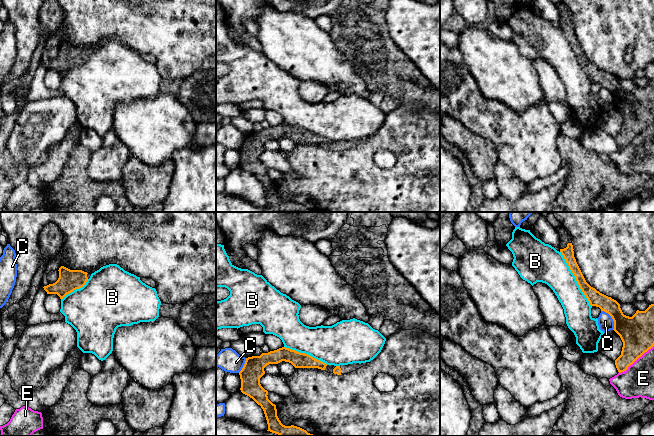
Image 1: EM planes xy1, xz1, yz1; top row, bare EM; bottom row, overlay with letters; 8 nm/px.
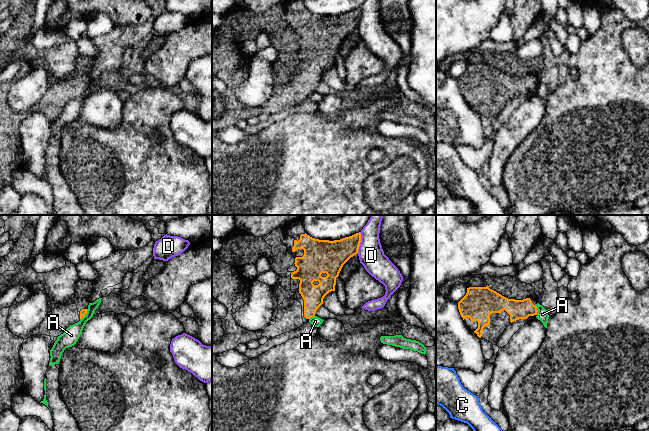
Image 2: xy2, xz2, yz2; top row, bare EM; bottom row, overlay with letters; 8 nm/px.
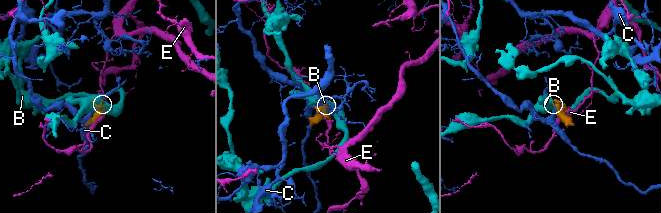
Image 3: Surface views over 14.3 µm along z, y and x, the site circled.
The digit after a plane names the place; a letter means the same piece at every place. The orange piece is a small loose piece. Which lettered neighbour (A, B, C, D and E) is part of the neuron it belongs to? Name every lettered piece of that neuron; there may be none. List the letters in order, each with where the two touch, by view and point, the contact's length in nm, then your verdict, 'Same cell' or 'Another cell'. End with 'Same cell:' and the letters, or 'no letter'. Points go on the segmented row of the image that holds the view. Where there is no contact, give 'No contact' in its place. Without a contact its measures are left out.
A: Touches orange at yz2 (537, 310). Shared border 80 nm. Another cell
B: Touches orange at yz1 (576, 279). Shared border 500 nm. Another cell
C: Touches orange at yz1 (612, 318). Shared border 190 nm. Another cell
D: Touches orange at xz2 (359, 243). Shared border 180 nm. Another cell
E: Touches orange at yz1 (636, 359). Shared border 360 nm. Another cell
Same cell: no letter

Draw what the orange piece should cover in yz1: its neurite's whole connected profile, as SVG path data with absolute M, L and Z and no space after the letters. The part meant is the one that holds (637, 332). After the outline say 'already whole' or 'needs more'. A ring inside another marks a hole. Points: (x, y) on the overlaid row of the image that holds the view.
M564 228L556 230L560 235L560 252L590 305L599 307L614 321L613 330L623 342L621 355L615 360L615 365L619 373L624 372L654 346L654 304L649 305L645 311L637 310L632 317L624 315L616 300L600 293L586 282L574 257L570 235Z; needs more

